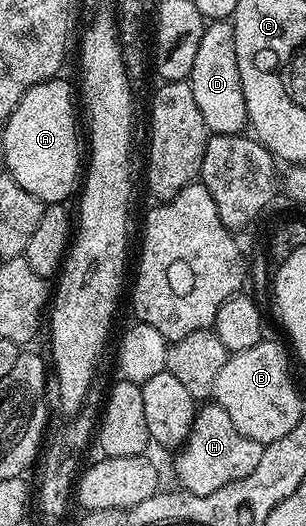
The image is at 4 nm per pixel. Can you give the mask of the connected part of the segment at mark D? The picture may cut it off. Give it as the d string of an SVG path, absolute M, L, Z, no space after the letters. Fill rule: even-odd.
M230 21L206 23L200 37L196 59L192 61L192 73L188 80L192 97L204 116L207 132L216 135L241 135L248 127L248 111L244 101L244 89L240 81L240 69L236 61L236 37L234 24Z

